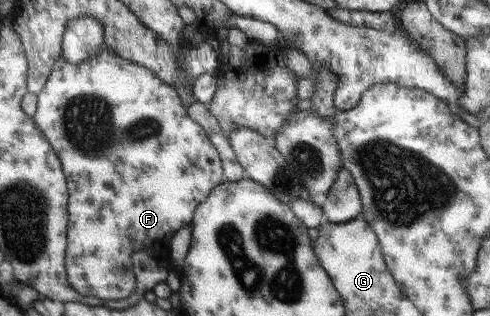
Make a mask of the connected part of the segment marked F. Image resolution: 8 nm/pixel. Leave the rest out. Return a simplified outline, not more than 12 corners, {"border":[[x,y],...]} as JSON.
{"border":[[104,43],[33,118],[71,177],[70,284],[137,288],[227,180],[178,90]]}

